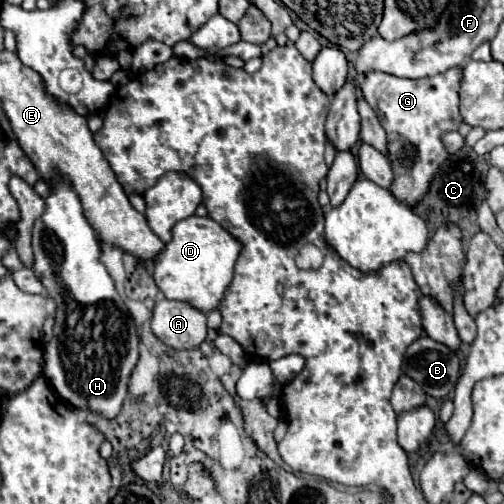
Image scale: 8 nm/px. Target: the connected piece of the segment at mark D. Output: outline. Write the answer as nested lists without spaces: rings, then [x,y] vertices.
[[[196,214],[180,220],[174,224],[172,228],[172,240],[166,242],[164,250],[158,252],[152,260],[154,268],[152,268],[152,278],[156,282],[156,286],[164,292],[164,296],[168,300],[184,300],[188,304],[192,304],[194,308],[202,310],[204,314],[208,314],[210,310],[218,308],[218,300],[222,300],[228,284],[232,282],[234,276],[234,262],[240,254],[240,244],[238,240],[234,240],[234,236],[230,236],[218,222],[214,222],[212,218],[200,218]]]

